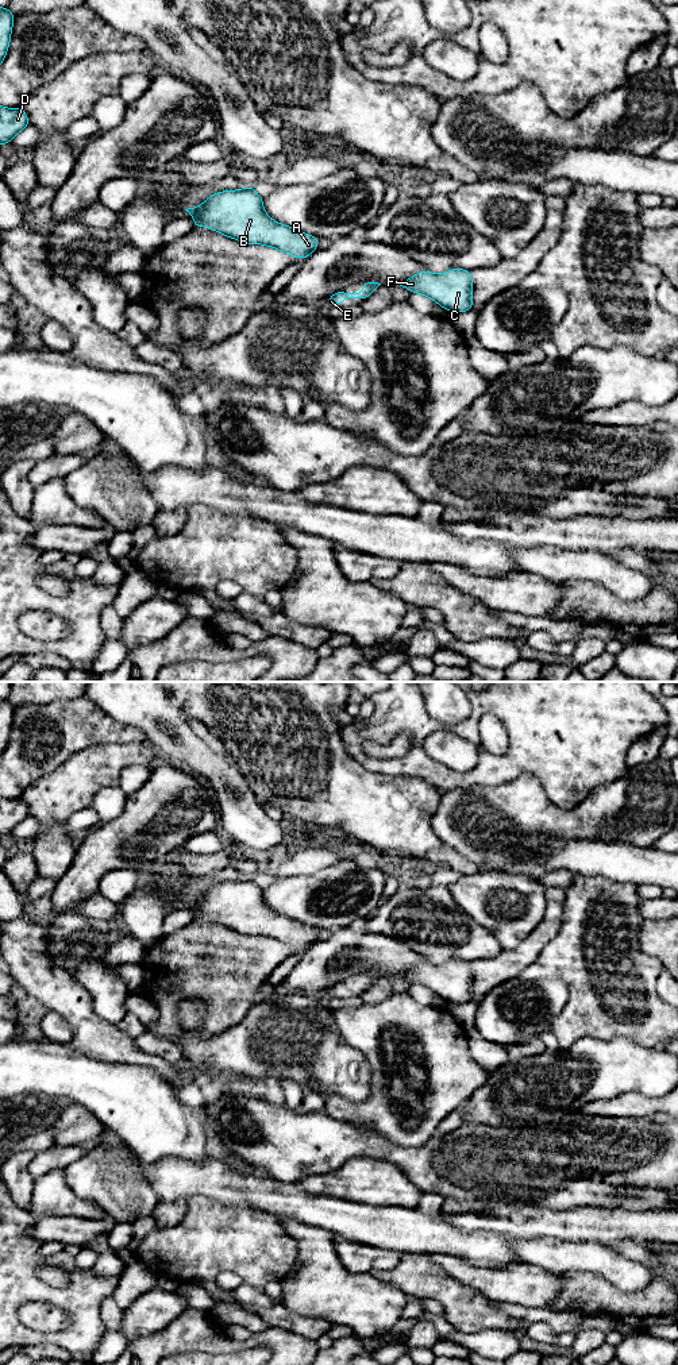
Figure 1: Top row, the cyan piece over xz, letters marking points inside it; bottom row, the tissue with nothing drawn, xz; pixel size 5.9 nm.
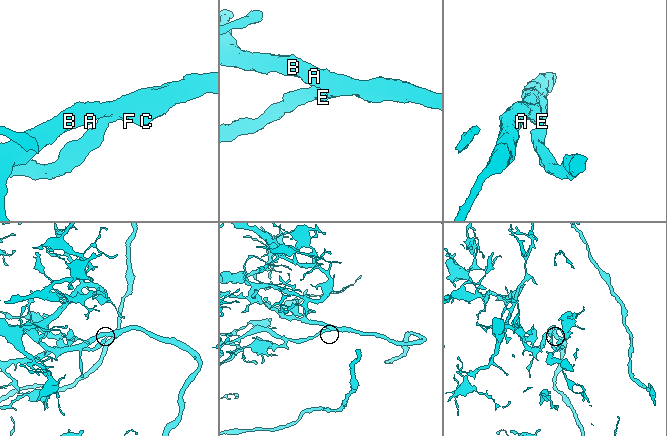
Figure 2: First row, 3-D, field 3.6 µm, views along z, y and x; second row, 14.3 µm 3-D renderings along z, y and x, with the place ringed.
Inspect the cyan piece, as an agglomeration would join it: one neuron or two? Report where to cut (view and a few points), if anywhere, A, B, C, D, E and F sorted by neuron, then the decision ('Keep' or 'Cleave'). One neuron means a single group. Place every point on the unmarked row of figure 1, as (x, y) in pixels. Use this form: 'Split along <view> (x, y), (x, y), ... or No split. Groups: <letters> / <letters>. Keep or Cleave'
No split. Groups: A B C D E F. Keep

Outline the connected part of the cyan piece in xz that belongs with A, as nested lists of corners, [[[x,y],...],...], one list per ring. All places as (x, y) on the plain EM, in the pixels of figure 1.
[[[253,878],[216,883],[215,886],[209,886],[201,896],[185,902],[193,909],[194,918],[207,918],[244,936],[263,936],[277,940],[303,952],[317,941],[320,932],[316,928],[274,913],[263,901],[263,888]]]

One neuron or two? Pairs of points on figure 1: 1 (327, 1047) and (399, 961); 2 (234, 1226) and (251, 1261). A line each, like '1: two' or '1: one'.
1: two
2: one

